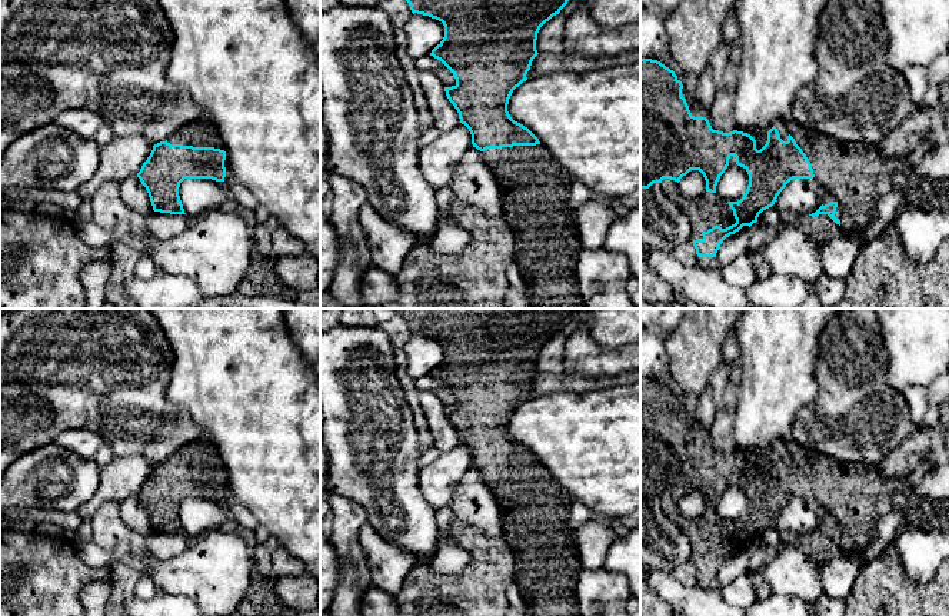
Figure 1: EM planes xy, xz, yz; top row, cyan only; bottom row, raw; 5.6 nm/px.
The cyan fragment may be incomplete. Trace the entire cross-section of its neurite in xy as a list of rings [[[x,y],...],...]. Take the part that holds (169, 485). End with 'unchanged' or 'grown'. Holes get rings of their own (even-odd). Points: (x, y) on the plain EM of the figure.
[[[196,440],[154,465],[137,497],[154,532],[186,535],[179,516],[180,503],[184,499],[224,502],[224,480],[226,472],[217,450],[204,440]]]; grown

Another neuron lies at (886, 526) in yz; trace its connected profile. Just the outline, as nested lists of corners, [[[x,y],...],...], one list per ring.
[[[893,510],[880,516],[875,526],[875,537],[863,547],[853,547],[849,557],[859,566],[868,565],[872,559],[879,556],[898,536],[899,525],[902,522],[902,512]]]

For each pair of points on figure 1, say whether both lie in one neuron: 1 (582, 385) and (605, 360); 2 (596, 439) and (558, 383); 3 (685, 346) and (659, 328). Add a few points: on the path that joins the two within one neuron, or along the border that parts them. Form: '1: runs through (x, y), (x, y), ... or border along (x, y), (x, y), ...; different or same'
1: border along (563, 372), (586, 376), (615, 376), (622, 373); different
2: border along (598, 390), (548, 392), (533, 396); different
3: border along (679, 323), (666, 343), (669, 369); different

